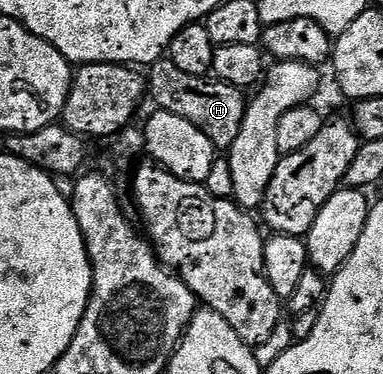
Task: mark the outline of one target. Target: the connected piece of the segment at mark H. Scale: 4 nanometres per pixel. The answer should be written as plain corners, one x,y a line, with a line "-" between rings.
168,59
155,61
148,66
147,97
150,102
154,101
157,109
179,115
187,119
187,123
195,123
195,127
199,127
199,131
211,139
214,149
218,151
228,151
239,135
239,127
243,127
247,97
242,90
209,77
187,75

